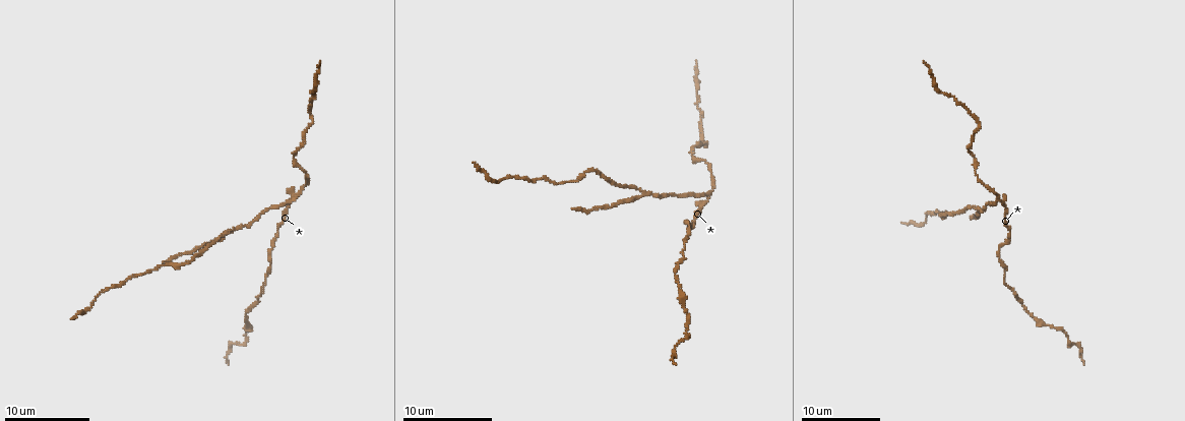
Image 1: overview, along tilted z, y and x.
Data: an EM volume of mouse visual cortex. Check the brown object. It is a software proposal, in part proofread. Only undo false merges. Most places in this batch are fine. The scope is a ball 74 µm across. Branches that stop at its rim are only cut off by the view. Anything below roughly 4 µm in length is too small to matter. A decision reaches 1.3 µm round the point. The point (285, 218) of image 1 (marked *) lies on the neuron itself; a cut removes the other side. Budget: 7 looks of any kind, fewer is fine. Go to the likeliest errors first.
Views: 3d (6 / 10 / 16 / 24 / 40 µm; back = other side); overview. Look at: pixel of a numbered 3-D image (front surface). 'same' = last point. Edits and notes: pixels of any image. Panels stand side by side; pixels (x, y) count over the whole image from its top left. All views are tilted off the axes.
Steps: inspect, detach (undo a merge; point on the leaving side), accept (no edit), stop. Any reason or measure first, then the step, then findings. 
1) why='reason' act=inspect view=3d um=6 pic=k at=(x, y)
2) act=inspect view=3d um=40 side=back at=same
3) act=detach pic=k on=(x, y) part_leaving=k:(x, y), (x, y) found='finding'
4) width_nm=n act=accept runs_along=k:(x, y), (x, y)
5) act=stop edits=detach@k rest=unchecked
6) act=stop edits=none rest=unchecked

why='arms part here' act=inspect view=3d um=10 pic=1 at=(708, 196)

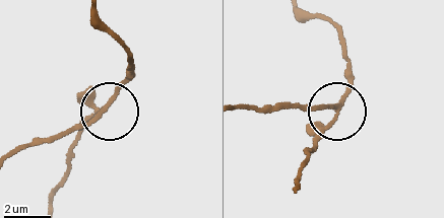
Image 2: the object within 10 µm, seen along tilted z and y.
arms=3 act=detach pic=2 on=(317, 105) part_leaving=2:(337, 107), (241, 105) found='two neurons meet here'

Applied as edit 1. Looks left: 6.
why='calibre changes' act=inspect view=3d um=10 pic=1 at=(973, 137)

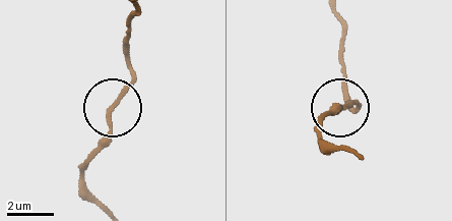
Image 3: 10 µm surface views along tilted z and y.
act=accept found='one neuron here'

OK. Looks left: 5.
why='calibre changes' act=inspect view=3d um=6 pic=1 at=(278, 238)

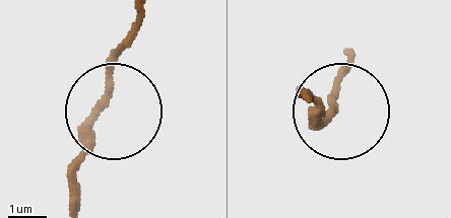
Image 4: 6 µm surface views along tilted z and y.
act=inspect view=3d um=6 side=back pic=4 at=(331, 113)

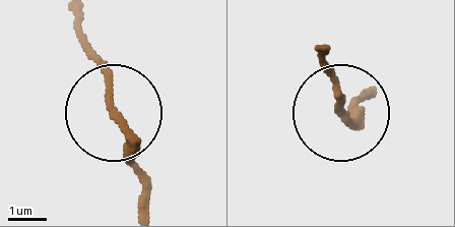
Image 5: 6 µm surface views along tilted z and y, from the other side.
act=accept runs_along=5:(76, 32), (102, 69), (148, 191) found='continuous, no second neuron'

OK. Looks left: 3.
act=stop edits=detach@2 rest=unchecked

